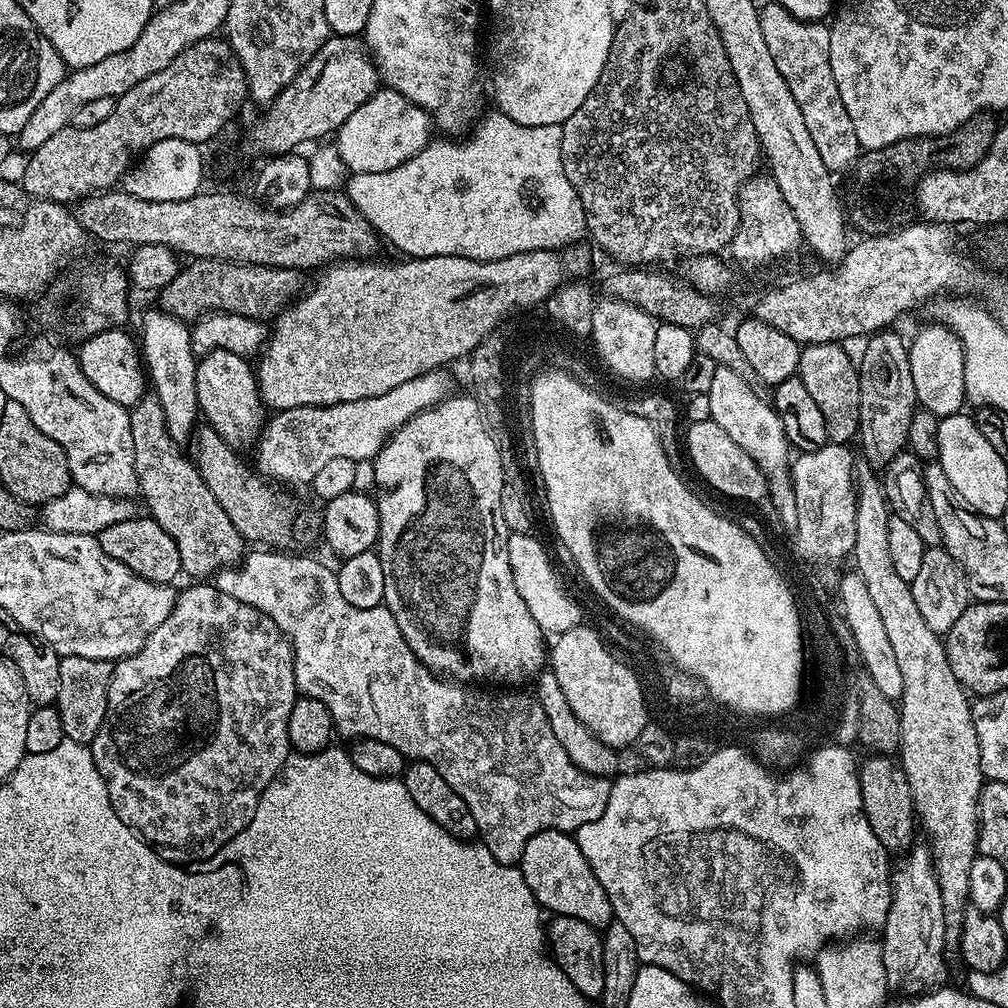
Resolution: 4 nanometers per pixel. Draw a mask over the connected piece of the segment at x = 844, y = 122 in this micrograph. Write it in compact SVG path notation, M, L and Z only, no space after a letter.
M778 2L760 8L760 21L766 46L770 46L770 54L774 57L782 78L786 78L790 94L794 94L798 106L802 106L802 118L806 118L810 138L814 138L814 146L818 149L822 162L826 162L830 170L844 168L847 164L855 165L862 149L858 134L854 134L854 122L850 122L846 106L842 106L834 74L830 71L829 25L794 18L794 14L790 14L790 10L786 10Z

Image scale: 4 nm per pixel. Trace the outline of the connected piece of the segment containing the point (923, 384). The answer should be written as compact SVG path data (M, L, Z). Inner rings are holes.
M943 324L928 325L908 344L910 374L914 374L914 394L921 408L938 417L953 416L965 407L966 362L960 339Z

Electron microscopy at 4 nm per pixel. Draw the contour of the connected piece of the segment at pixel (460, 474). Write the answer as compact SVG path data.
M449 394L432 408L418 413L410 422L406 422L384 444L371 465L372 476L376 479L374 499L380 515L380 538L378 551L382 562L382 574L386 574L386 590L383 607L394 614L394 622L398 622L398 630L402 630L402 638L410 646L410 650L420 663L431 668L433 672L451 678L456 682L480 682L489 680L492 686L524 686L524 683L535 681L546 664L546 634L534 622L530 610L526 610L526 602L514 586L514 574L510 570L508 557L508 537L510 535L506 522L502 518L502 486L504 485L504 462L500 456L497 437L490 431L486 423L485 413L472 394L456 396Z

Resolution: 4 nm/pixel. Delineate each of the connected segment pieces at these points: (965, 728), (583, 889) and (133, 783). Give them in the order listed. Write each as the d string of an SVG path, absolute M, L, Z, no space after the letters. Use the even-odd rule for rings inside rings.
M864 462L855 469L856 478L856 513L854 514L854 546L851 559L856 560L854 571L866 582L866 591L870 594L874 607L882 618L882 626L886 626L886 635L890 638L890 646L894 649L894 658L898 658L898 666L902 673L902 698L898 701L900 710L900 747L898 763L904 769L906 779L913 795L915 815L928 831L927 843L930 845L932 865L938 878L938 888L942 890L942 906L946 934L944 943L948 946L959 945L962 934L964 912L970 906L970 866L974 866L980 833L980 792L986 783L982 770L982 758L978 754L978 734L972 721L972 704L969 693L963 684L954 678L954 670L950 670L948 655L944 649L941 633L930 630L922 619L922 613L914 602L911 583L903 580L894 571L894 562L890 558L890 505L884 495L884 486L877 469Z
M542 830L534 834L534 838L526 842L526 850L522 850L518 867L541 909L548 911L549 908L549 913L578 918L597 930L613 923L610 898L576 845L575 835L558 830Z
M192 582L185 592L176 597L174 610L170 610L170 618L146 638L142 650L138 654L128 656L124 660L115 661L110 686L108 687L108 709L102 722L102 730L92 739L91 750L94 762L98 766L98 774L106 782L106 790L110 794L110 802L122 822L132 829L137 836L159 849L160 857L172 864L191 865L191 860L211 861L226 841L244 829L254 818L254 810L258 810L258 802L270 786L273 778L280 773L280 768L290 754L288 743L288 723L290 710L294 710L294 702L298 695L294 678L294 654L292 643L280 629L278 622L262 610L254 606L246 606L246 602L238 602L238 598L230 598L230 594L222 594L212 582Z

